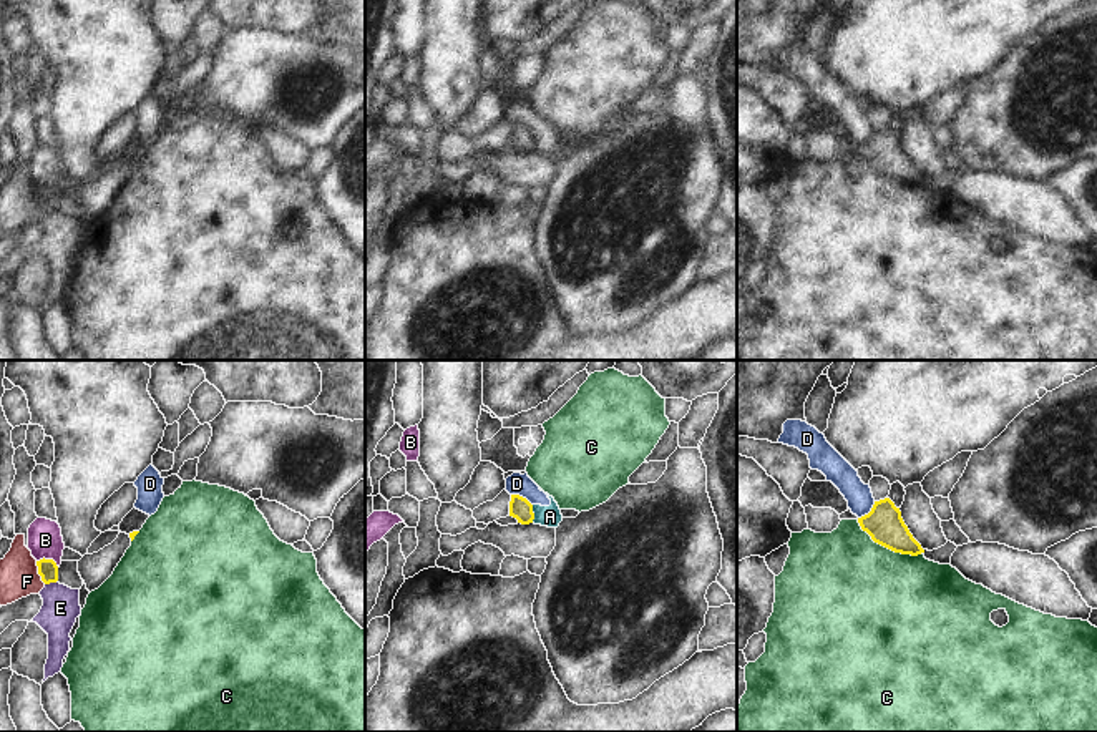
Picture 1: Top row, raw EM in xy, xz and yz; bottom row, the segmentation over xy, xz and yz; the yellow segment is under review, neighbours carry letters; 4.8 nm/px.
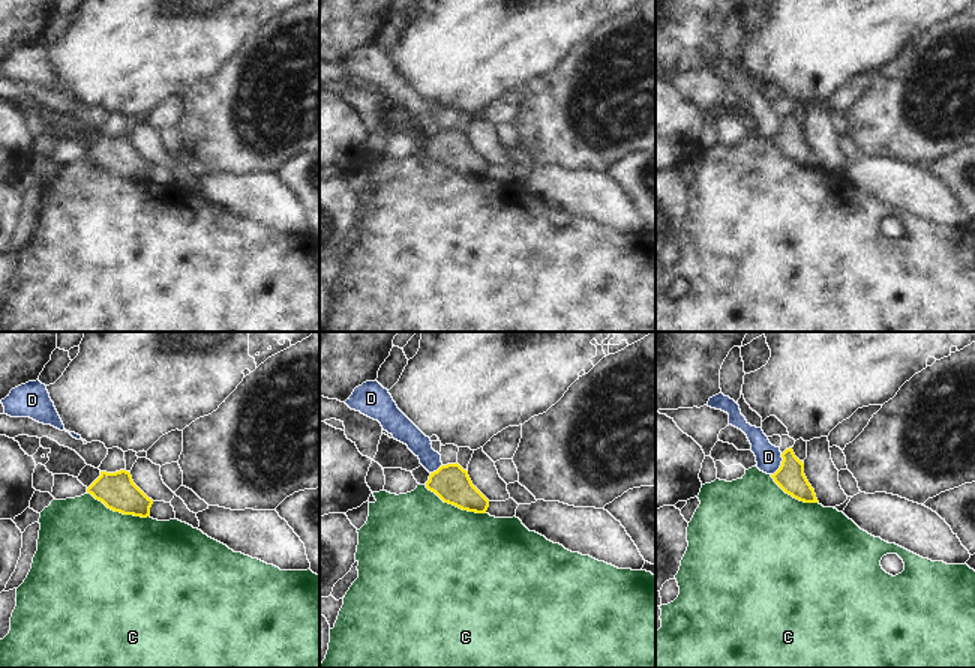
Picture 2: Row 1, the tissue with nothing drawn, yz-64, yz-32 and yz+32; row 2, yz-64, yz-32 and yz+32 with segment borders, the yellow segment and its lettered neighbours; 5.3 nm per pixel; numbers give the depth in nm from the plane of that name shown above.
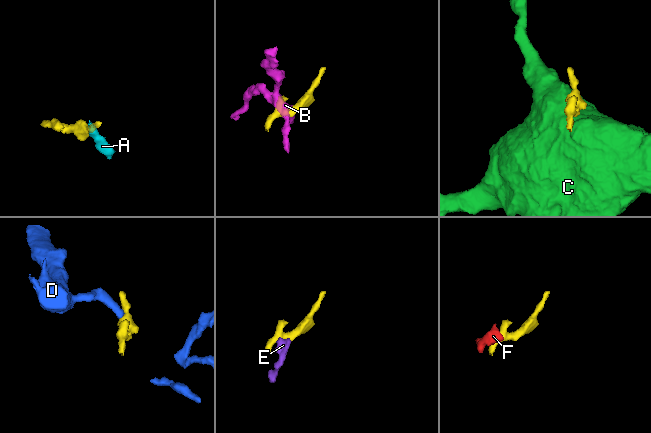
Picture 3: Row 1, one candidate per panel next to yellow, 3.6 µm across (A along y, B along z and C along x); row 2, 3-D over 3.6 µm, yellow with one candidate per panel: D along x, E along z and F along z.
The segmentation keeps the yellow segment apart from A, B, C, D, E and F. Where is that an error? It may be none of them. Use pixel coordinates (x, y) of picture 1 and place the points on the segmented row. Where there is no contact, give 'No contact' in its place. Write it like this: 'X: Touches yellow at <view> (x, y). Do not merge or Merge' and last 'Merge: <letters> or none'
A: Touches yellow at xz (533, 513). Do not merge
B: Touches yellow at xy (48, 560). Do not merge
C: Touches yellow at yz (888, 548). Do not merge
D: Touches yellow at yz (870, 512). Do not merge
E: Touches yellow at xy (50, 581). Do not merge
F: Touches yellow at xy (39, 573). Do not merge
Merge: none

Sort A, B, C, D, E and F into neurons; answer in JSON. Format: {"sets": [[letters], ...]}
{"sets": [["A", "D"], ["B"], ["C"], ["E", "F"]]}

